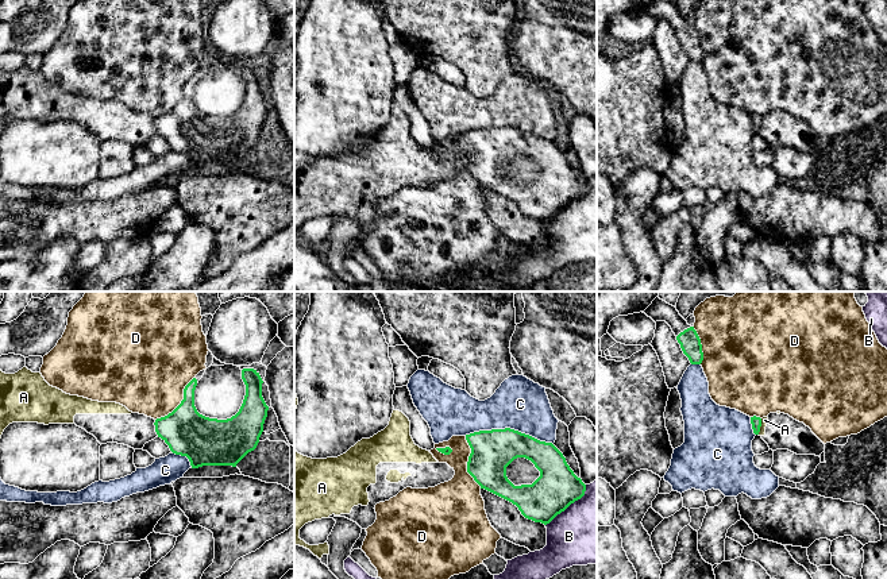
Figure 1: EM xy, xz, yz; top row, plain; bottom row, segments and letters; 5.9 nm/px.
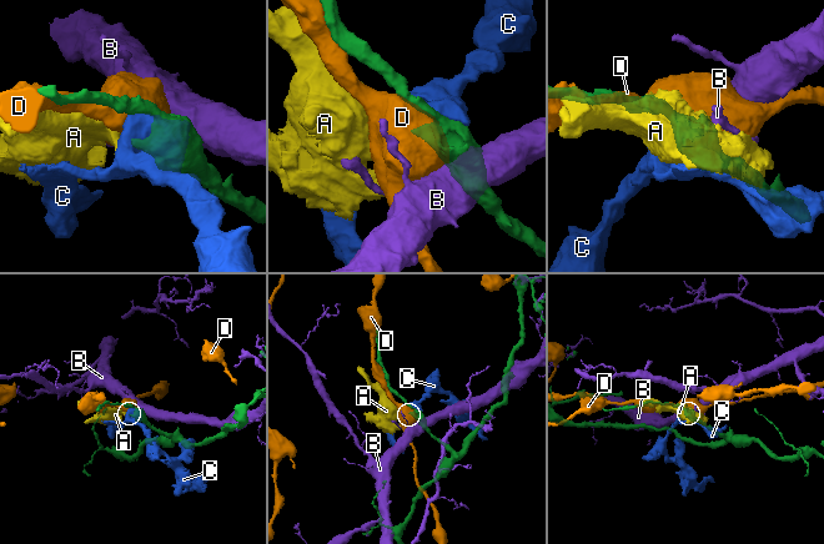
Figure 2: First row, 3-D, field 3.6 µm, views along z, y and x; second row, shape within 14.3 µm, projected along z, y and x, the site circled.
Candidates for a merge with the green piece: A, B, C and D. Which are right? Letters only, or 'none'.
none

